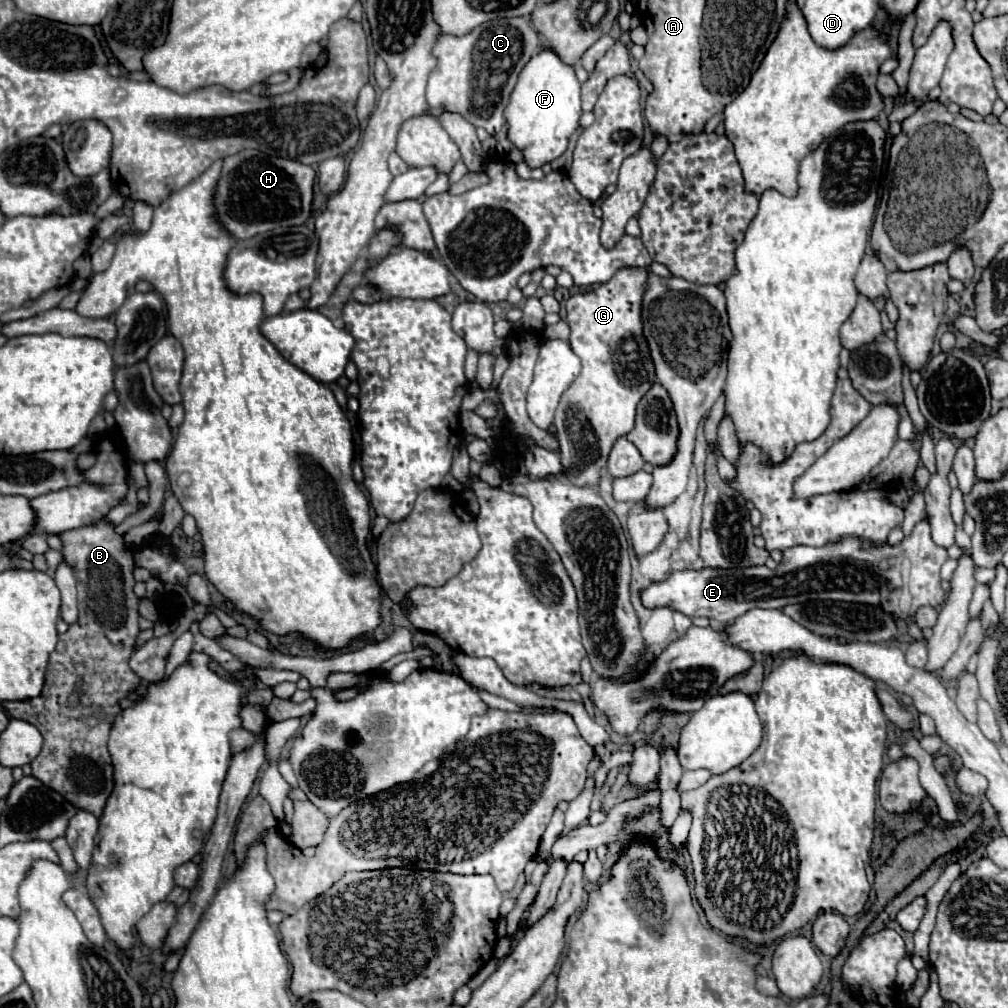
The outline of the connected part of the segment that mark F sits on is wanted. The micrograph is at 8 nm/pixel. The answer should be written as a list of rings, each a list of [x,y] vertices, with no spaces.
[[[551,51],[533,55],[523,67],[511,93],[511,101],[505,107],[505,119],[509,125],[509,141],[521,149],[521,155],[531,169],[543,167],[565,153],[569,137],[579,127],[583,113],[579,87],[581,83],[577,81],[573,67],[561,63],[561,59]]]

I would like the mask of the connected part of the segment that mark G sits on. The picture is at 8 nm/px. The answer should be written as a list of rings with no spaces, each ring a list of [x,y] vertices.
[[[619,269],[611,281],[599,285],[595,291],[589,291],[585,295],[573,295],[567,299],[567,323],[571,327],[569,345],[573,353],[581,359],[583,371],[579,377],[571,383],[571,387],[563,393],[561,403],[555,411],[555,435],[559,441],[559,459],[563,461],[563,473],[561,477],[575,487],[585,485],[597,485],[601,479],[601,471],[607,465],[609,451],[613,443],[627,435],[633,429],[635,423],[635,407],[641,401],[641,397],[651,389],[651,385],[657,381],[653,361],[649,355],[647,341],[641,333],[641,295],[645,291],[649,269]]]

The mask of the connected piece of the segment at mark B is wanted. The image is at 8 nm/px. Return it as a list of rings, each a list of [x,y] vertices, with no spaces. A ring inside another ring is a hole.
[[[97,523],[97,525],[85,525],[73,531],[67,531],[61,535],[63,539],[63,559],[73,567],[77,577],[77,591],[79,591],[79,621],[75,625],[69,625],[65,635],[59,635],[59,643],[55,651],[49,655],[47,673],[45,673],[45,685],[39,697],[29,701],[5,701],[3,709],[9,717],[27,721],[35,725],[43,733],[43,749],[31,761],[33,777],[45,783],[47,787],[61,793],[67,801],[71,801],[77,809],[85,809],[101,815],[105,801],[109,793],[113,791],[113,767],[107,753],[107,739],[109,729],[113,725],[113,719],[121,713],[119,701],[127,699],[129,693],[133,693],[141,679],[131,671],[129,657],[133,653],[133,643],[139,633],[137,621],[137,605],[139,597],[133,593],[133,557],[131,551],[125,547],[123,537],[113,531],[111,525]],[[77,691],[79,693],[79,705],[69,707],[69,695]]]

